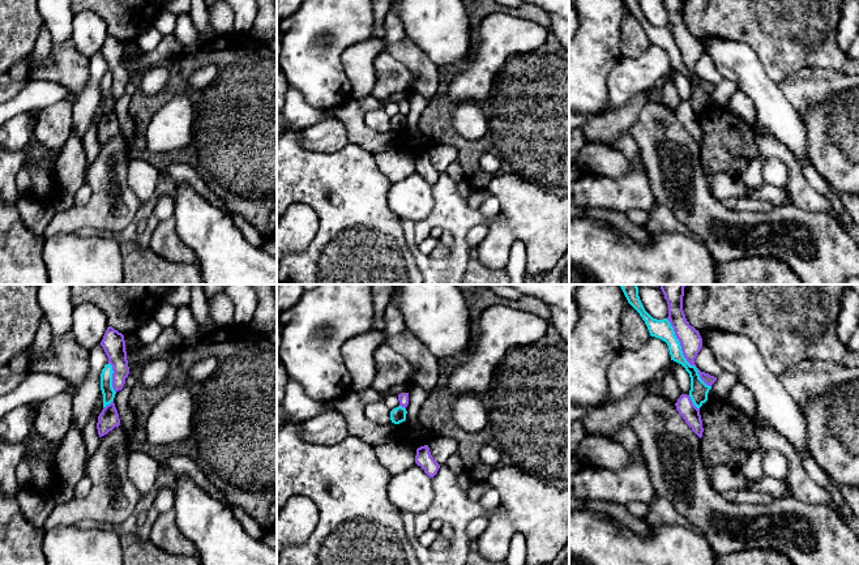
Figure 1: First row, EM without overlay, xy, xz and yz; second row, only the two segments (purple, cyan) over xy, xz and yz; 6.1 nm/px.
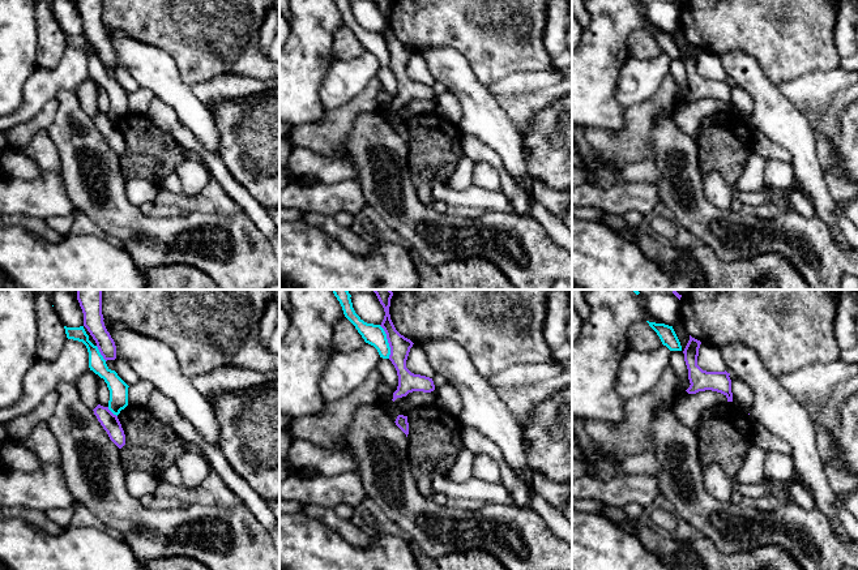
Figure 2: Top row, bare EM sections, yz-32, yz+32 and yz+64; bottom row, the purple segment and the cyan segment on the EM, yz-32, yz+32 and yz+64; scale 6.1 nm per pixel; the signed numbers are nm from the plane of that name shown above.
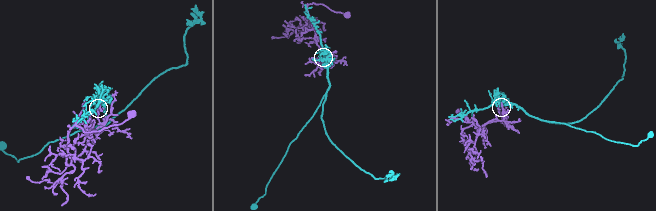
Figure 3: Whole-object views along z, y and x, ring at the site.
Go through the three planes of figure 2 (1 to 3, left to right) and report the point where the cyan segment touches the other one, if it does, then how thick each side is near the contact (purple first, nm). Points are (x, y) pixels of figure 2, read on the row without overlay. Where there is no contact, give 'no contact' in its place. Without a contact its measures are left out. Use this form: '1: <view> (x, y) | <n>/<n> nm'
1: yz-32 (101, 61) | 130/110 nm
2: yz+32 (388, 50) | 130/130 nm
3: no contact

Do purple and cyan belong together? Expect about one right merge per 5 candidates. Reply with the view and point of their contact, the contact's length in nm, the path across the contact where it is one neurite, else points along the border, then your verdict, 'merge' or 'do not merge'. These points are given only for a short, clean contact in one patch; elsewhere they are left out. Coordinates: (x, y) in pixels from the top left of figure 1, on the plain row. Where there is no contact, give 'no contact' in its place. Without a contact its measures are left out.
contact yz (683, 61); length 500 nm; border yz (666, 26), (679, 50), (683, 64), (710, 94); do not merge

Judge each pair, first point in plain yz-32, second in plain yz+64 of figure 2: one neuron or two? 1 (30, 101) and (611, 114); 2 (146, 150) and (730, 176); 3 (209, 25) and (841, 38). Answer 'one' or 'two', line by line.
1: two
2: one
3: two

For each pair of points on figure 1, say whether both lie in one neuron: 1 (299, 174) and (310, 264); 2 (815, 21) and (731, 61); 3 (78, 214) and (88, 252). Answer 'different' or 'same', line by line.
1: same
2: different
3: different

